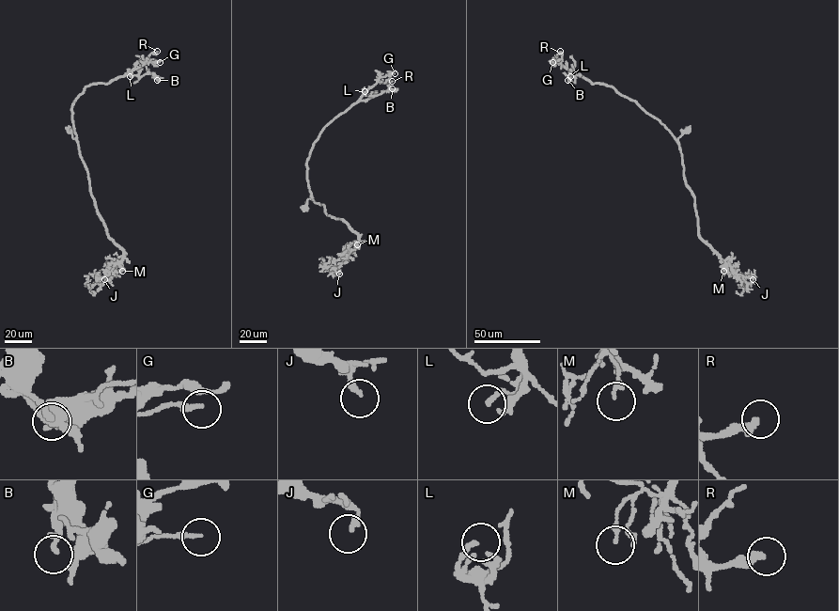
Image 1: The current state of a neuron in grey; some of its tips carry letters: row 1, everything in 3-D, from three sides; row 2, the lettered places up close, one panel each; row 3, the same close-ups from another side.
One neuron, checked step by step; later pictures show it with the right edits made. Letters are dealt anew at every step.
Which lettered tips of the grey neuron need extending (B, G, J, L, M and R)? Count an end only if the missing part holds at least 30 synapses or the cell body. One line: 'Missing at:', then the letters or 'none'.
Missing at: R

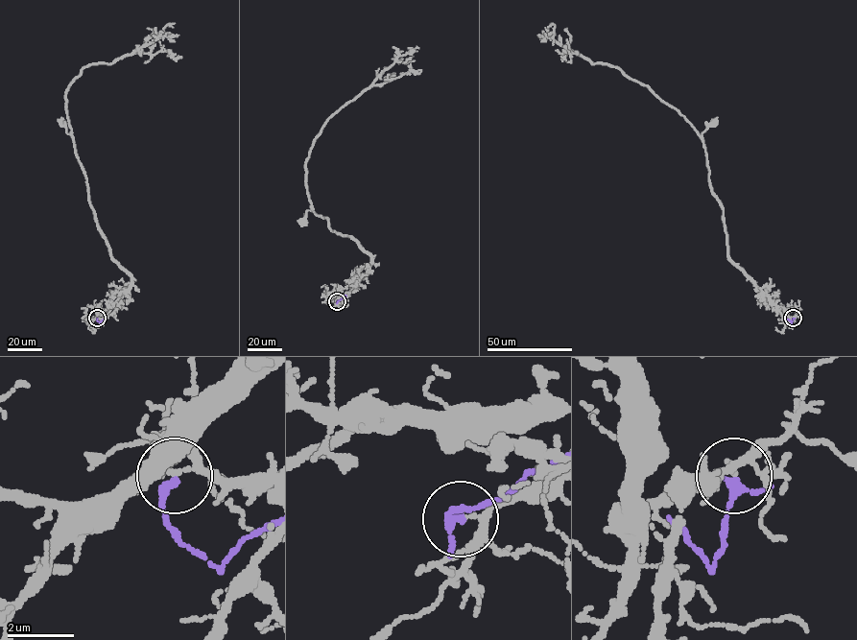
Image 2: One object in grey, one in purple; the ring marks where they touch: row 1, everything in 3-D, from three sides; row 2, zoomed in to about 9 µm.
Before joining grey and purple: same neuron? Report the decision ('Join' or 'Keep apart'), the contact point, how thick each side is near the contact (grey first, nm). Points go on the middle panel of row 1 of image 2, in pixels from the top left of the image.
Keep apart. Place: (337, 301). Thickness 170 nm (grey) against 200 nm

